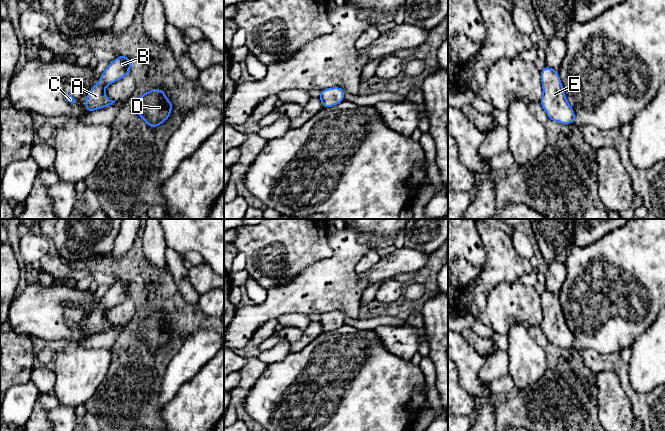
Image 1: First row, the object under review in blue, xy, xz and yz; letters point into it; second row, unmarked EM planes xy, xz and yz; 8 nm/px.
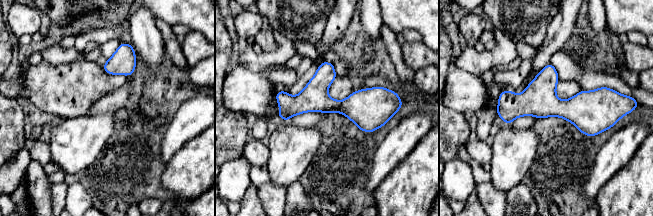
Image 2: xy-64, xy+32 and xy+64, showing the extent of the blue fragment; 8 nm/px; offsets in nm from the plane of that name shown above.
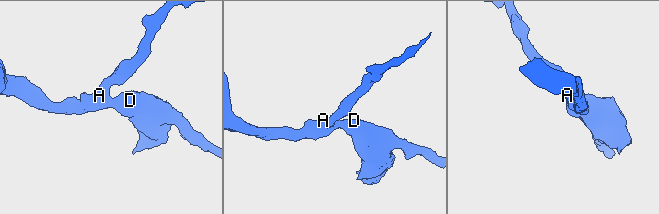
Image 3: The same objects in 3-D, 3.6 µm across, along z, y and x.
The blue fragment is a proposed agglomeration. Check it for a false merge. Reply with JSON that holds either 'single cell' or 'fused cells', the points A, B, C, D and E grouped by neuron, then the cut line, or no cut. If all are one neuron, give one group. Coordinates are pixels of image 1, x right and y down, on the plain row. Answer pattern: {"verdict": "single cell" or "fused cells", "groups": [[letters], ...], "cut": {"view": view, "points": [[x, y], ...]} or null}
{"verdict": "single cell", "groups": [["A", "B", "C", "D", "E"]], "cut": null}

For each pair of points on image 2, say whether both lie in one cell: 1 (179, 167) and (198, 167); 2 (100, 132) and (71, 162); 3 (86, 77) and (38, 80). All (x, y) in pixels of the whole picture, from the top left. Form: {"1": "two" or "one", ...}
{"1": "one", "2": "one", "3": "one"}

